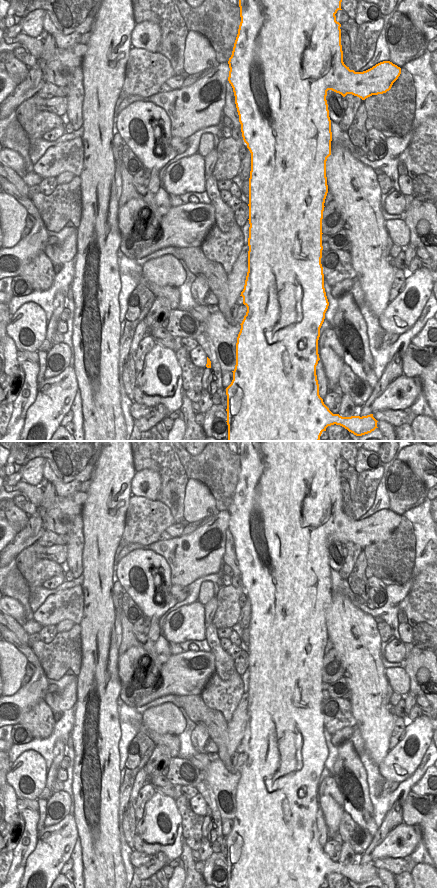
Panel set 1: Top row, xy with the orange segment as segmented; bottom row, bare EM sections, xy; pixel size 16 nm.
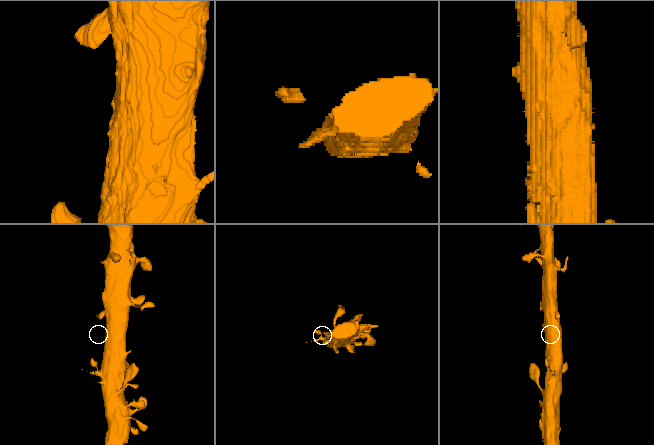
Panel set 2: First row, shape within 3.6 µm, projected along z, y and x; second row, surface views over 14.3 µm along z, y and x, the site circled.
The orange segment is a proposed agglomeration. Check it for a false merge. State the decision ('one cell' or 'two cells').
one cell

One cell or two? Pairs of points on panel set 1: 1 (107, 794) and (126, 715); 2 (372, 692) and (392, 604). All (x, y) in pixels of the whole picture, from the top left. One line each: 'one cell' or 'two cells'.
1: two cells
2: two cells

